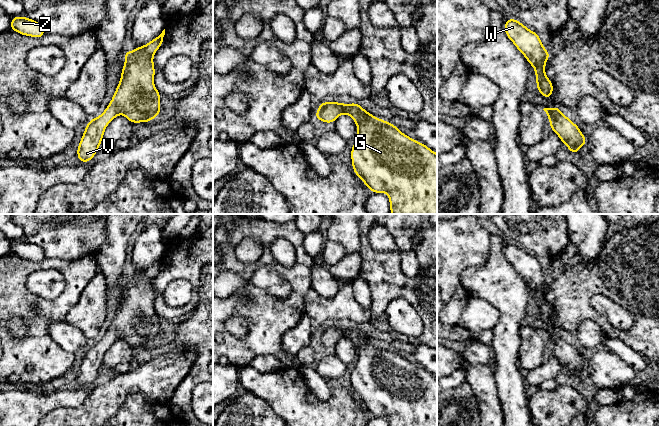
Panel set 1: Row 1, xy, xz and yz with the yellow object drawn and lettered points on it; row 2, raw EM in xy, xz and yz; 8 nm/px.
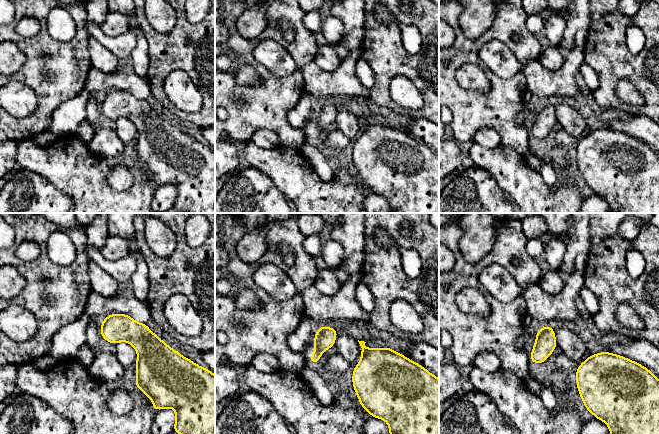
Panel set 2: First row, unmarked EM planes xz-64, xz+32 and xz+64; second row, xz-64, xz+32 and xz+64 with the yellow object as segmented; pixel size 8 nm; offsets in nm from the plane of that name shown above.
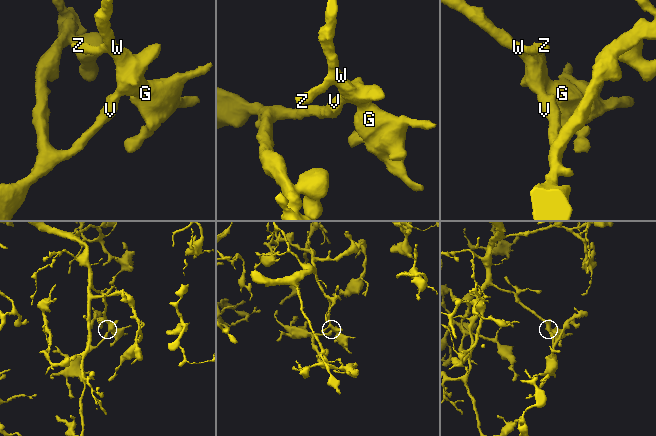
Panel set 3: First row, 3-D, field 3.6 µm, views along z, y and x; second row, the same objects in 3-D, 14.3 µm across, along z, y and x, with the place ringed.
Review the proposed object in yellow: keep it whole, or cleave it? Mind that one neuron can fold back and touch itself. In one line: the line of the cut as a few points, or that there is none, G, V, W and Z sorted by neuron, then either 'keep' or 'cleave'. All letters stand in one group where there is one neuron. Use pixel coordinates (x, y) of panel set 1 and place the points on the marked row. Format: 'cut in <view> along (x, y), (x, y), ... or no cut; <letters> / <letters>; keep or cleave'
no cut; G V W Z; keep

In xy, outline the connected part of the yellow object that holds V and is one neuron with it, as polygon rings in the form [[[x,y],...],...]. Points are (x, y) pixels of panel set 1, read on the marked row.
[[[165,29],[148,44],[136,47],[135,50],[123,54],[126,61],[121,72],[121,79],[111,102],[100,116],[95,119],[90,119],[78,144],[77,156],[79,162],[90,162],[92,160],[99,149],[107,125],[115,119],[118,114],[124,115],[133,124],[150,122],[161,112],[161,94],[154,86],[155,68],[153,56],[161,47],[164,35]]]

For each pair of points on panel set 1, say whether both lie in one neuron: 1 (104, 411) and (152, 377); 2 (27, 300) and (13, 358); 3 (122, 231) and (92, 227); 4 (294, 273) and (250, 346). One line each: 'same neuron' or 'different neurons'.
1: same neuron
2: same neuron
3: different neurons
4: same neuron

